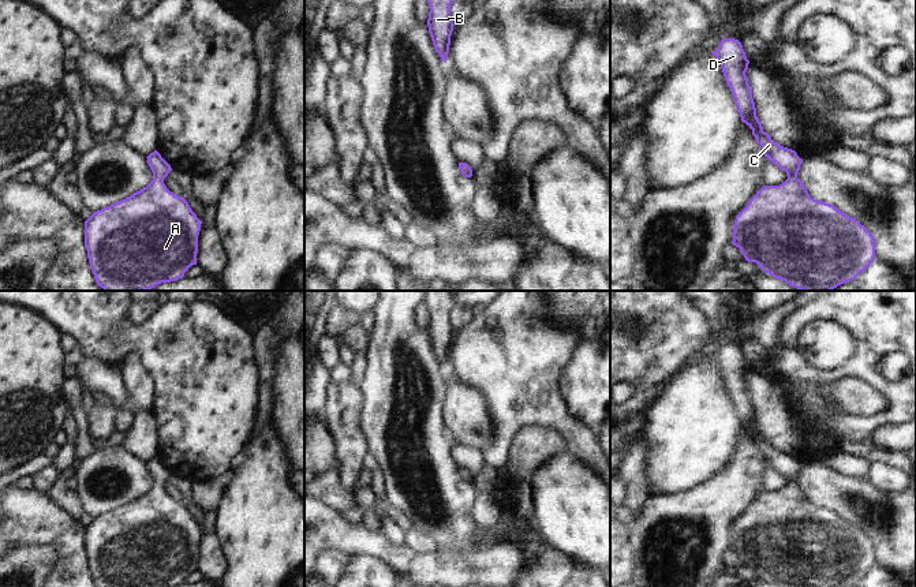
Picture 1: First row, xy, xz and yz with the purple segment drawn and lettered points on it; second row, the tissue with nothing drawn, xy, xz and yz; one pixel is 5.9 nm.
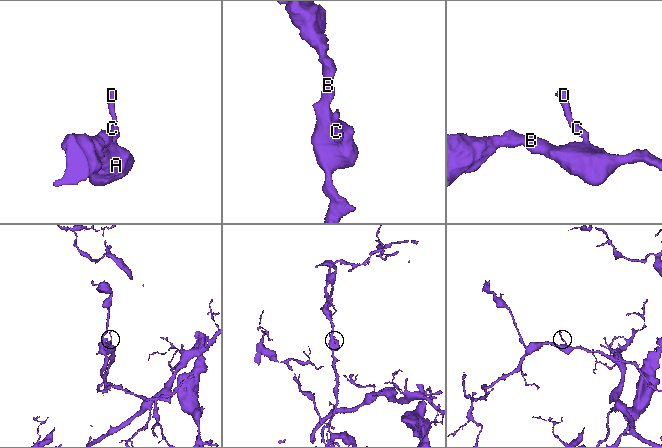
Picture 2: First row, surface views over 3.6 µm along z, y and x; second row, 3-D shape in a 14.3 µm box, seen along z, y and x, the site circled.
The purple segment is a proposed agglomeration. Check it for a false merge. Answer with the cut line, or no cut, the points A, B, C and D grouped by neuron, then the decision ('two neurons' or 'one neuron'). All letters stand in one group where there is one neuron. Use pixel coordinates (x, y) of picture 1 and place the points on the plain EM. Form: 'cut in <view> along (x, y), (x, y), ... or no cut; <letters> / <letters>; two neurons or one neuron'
no cut; A B C D; one neuron

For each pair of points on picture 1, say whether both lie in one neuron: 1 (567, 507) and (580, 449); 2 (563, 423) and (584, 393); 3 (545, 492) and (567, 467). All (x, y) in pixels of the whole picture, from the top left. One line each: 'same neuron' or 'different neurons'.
1: different neurons
2: different neurons
3: same neuron

